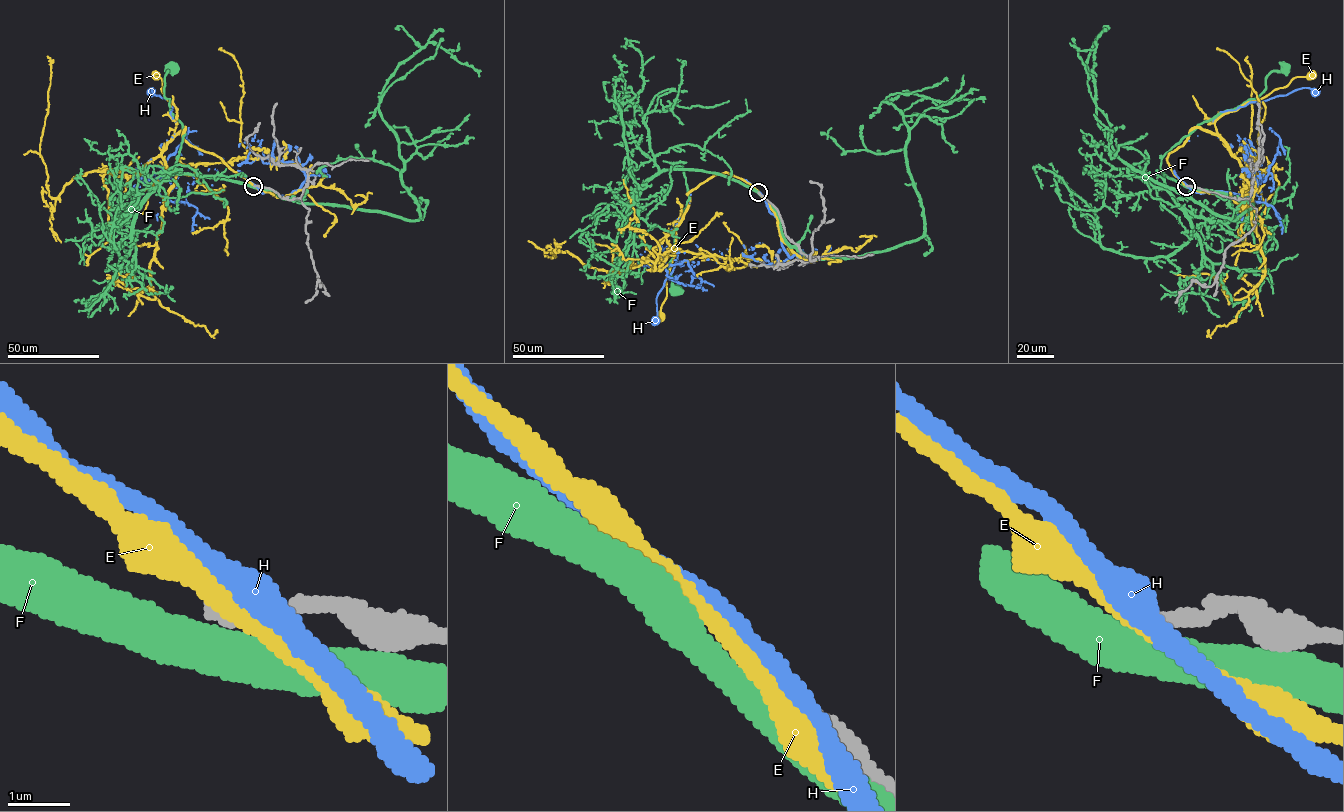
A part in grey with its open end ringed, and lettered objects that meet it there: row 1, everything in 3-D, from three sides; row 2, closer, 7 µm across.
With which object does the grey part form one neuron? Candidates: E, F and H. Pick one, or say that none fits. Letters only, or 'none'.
none

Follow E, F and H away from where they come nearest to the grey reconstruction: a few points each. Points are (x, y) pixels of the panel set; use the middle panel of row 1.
E: (758, 192), (724, 172), (687, 194), (689, 204), (676, 230), (676, 252), (659, 316)
F: (758, 193), (715, 173), (673, 167), (682, 168), (689, 195), (674, 228), (674, 256), (669, 263), (676, 292)
H: (758, 192), (785, 252), (810, 261), (722, 254), (669, 277), (642, 255), (678, 219), (655, 320)

